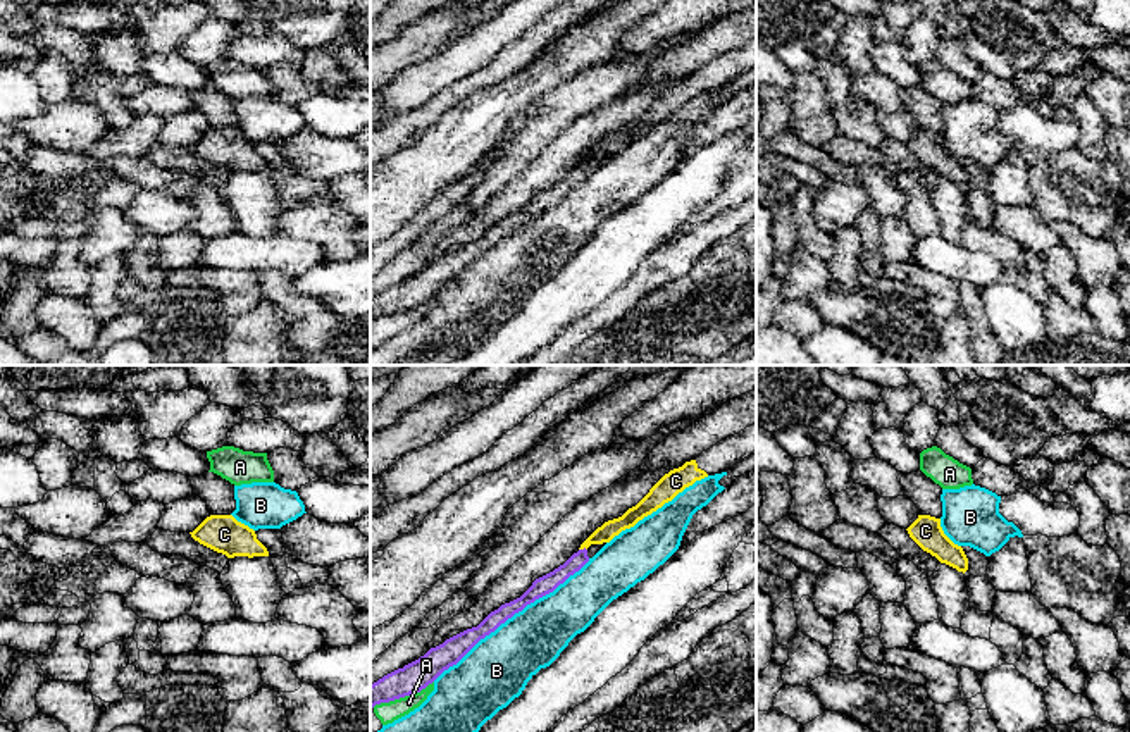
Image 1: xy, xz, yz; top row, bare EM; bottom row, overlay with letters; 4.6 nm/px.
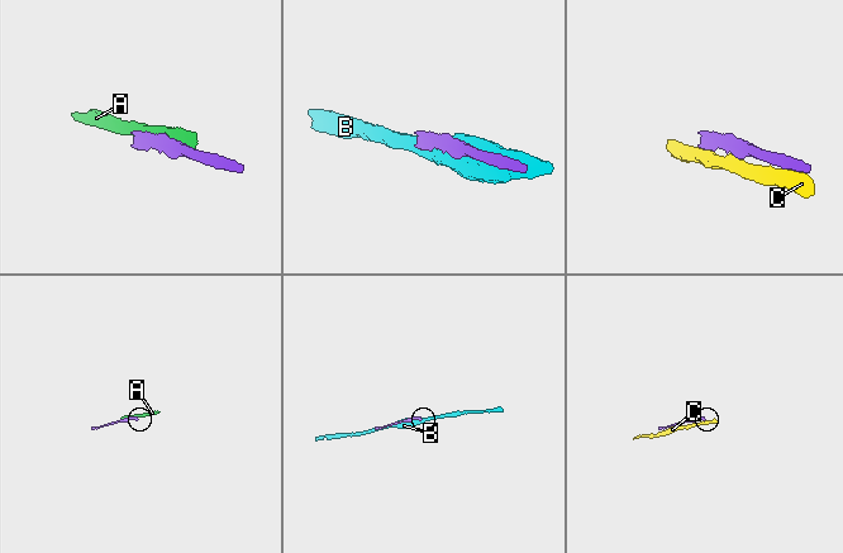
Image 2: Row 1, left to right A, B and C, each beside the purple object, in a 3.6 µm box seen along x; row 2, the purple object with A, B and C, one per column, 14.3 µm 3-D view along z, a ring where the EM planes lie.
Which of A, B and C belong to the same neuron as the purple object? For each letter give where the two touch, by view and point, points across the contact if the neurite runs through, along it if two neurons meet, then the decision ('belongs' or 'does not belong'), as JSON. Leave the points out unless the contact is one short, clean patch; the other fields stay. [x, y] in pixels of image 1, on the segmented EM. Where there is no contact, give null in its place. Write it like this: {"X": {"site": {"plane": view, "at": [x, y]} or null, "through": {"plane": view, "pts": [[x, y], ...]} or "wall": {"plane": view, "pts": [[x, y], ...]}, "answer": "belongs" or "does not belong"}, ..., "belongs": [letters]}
{"A": {"site": {"plane": "xz", "at": [402, 696]}, "answer": "does not belong"}, "B": {"site": {"plane": "xz", "at": [510, 617]}, "answer": "does not belong"}, "C": {"site": {"plane": "xz", "at": [584, 548]}, "answer": "does not belong"}, "belongs": []}

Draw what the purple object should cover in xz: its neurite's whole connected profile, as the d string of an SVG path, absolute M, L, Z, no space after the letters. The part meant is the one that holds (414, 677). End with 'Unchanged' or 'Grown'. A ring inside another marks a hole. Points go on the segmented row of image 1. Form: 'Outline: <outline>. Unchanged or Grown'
Outline: M591 544L579 549L563 565L536 579L532 586L517 599L491 611L477 627L467 629L443 644L431 648L419 660L398 668L370 685L370 708L389 703L432 684L444 670L456 665L481 639L494 632L501 623L522 611L527 605L553 592L570 575L579 572L603 546Z. Grown

